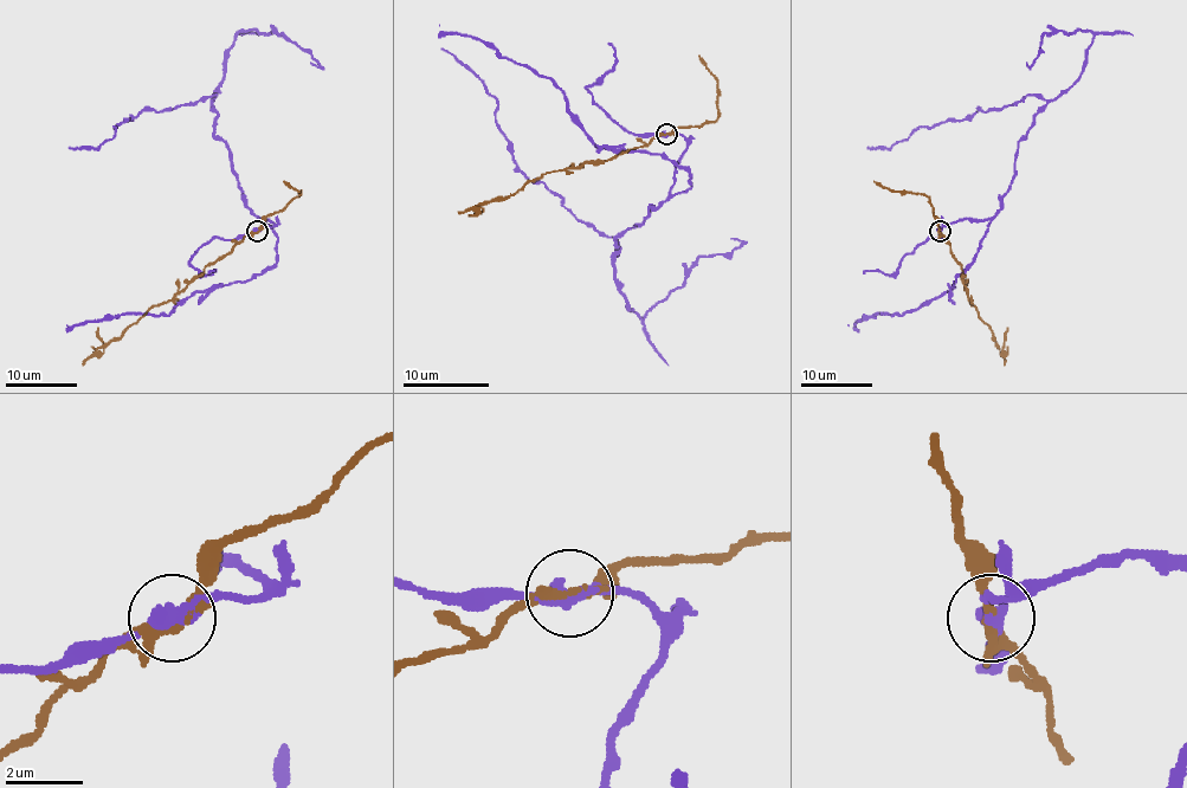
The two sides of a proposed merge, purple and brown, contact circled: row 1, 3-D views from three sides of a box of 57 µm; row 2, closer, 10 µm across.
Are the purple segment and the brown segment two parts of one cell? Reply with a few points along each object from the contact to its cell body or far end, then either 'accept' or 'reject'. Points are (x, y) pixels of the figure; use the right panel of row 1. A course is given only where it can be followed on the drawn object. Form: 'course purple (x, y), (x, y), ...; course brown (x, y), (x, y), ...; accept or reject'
course purple (940, 231), (1001, 207), (1046, 101), (1026, 96), (868, 148); course brown (937, 231), (961, 266), (961, 283), (968, 299), (1001, 349), (1008, 328); reject

